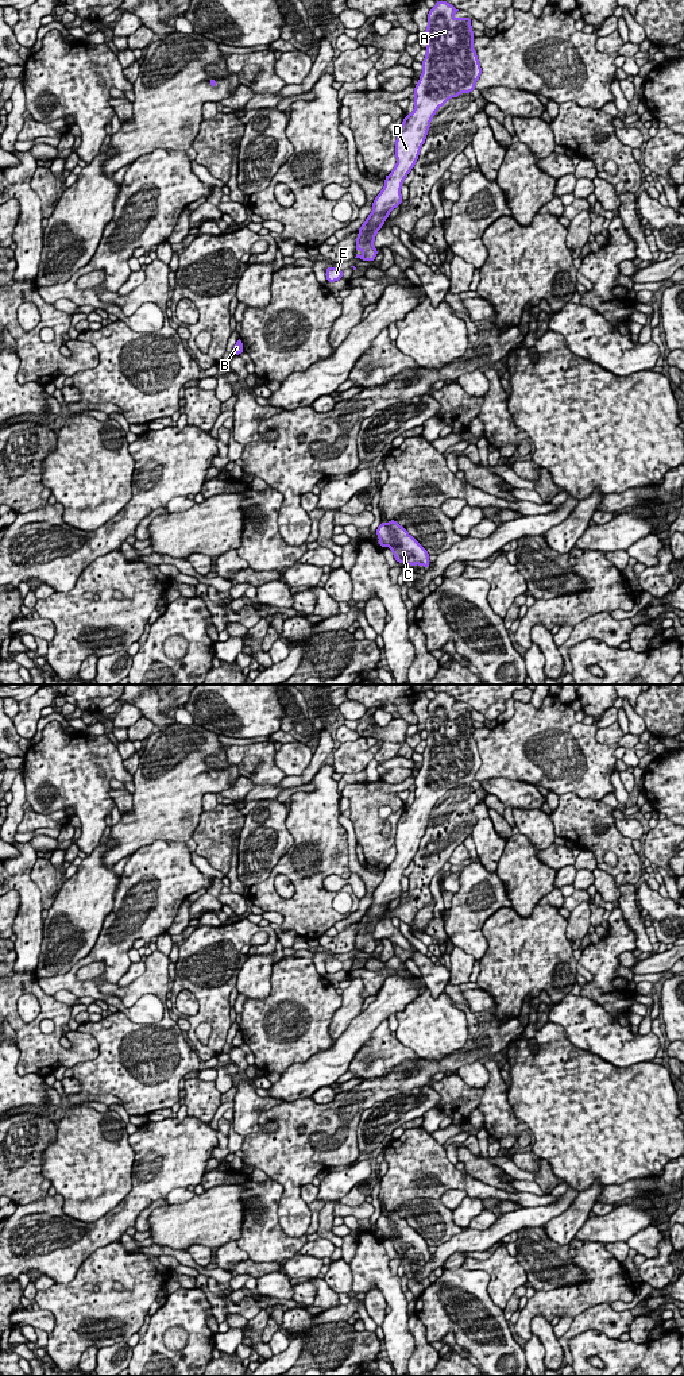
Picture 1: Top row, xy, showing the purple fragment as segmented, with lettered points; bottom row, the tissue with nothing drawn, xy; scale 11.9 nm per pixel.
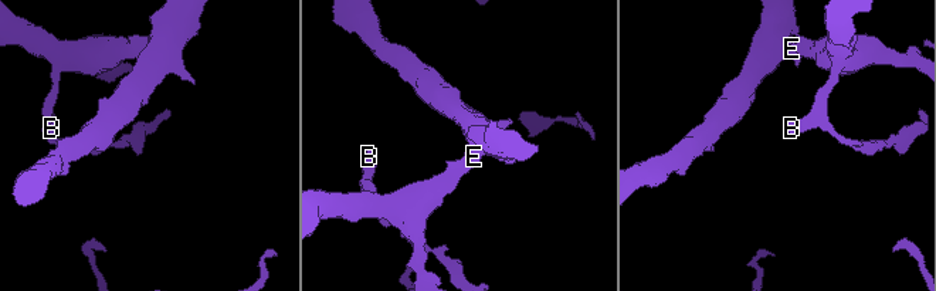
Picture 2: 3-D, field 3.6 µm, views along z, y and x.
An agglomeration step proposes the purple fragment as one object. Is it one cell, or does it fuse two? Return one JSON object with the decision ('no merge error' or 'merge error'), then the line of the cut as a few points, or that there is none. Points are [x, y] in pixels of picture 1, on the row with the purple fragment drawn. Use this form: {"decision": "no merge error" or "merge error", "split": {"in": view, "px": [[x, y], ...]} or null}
{"decision": "no merge error", "split": null}

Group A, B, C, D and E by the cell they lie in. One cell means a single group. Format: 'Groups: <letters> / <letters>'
Groups: A B C D E

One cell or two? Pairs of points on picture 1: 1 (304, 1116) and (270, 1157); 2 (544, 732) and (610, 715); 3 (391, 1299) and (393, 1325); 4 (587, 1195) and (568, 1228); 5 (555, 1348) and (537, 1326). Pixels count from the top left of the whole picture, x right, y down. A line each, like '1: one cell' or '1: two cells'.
1: one cell
2: two cells
3: one cell
4: one cell
5: one cell

